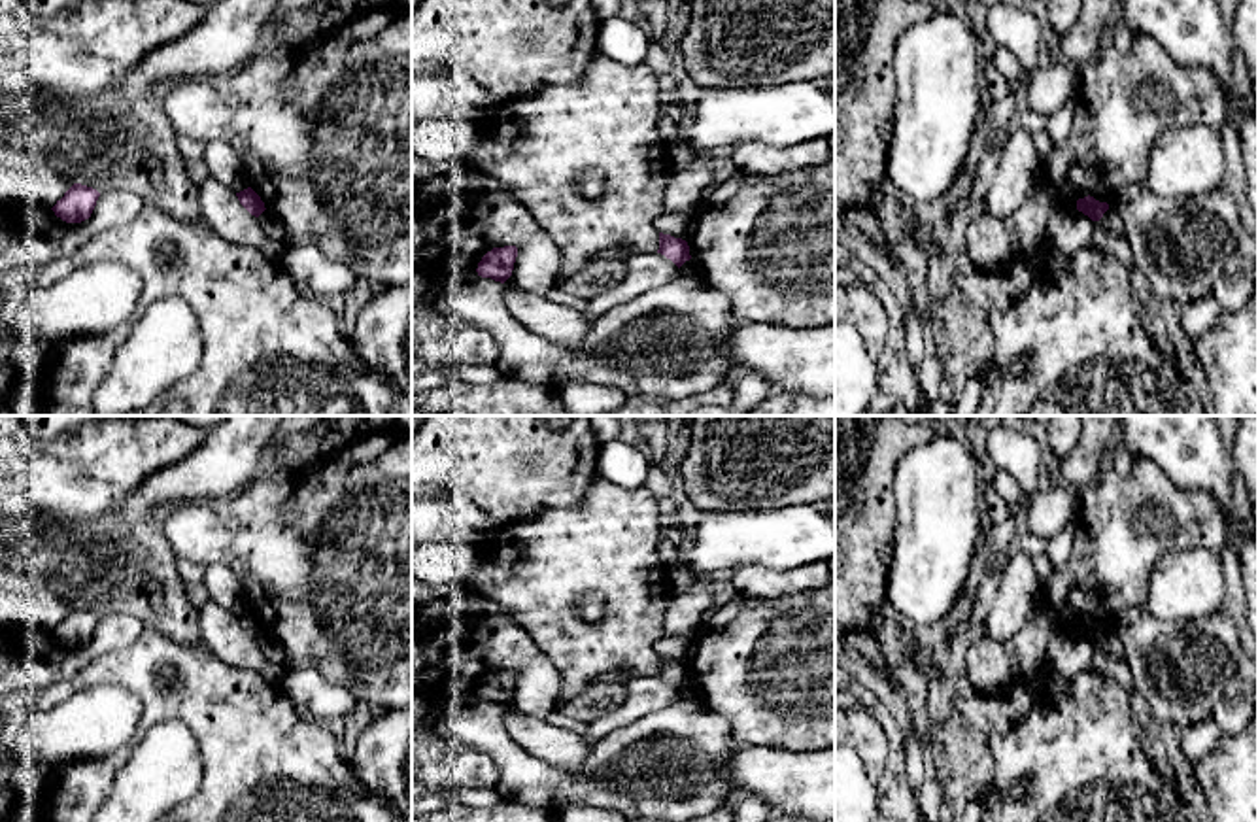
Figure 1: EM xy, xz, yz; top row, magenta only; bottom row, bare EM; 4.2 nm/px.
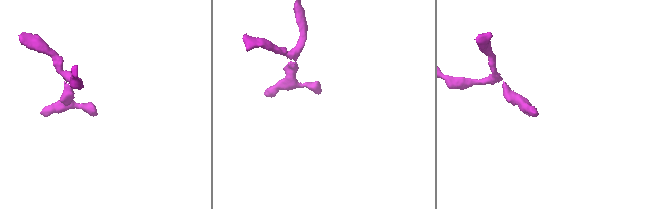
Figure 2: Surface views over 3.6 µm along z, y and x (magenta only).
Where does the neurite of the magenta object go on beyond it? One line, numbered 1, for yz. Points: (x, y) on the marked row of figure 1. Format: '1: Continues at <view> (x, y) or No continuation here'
1: No continuation here

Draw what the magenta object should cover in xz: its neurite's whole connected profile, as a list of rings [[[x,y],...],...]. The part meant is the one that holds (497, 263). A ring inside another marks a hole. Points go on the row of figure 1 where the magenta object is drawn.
[[[516,246],[493,248],[482,257],[476,272],[482,278],[491,278],[495,282],[504,283],[512,276],[516,257]]]

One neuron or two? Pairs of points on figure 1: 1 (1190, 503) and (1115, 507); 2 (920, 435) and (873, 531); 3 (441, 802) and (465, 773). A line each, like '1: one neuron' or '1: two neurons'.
1: one neuron
2: one neuron
3: two neurons

